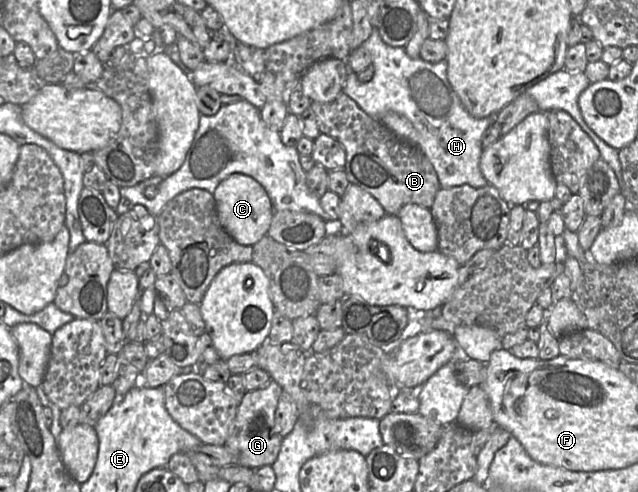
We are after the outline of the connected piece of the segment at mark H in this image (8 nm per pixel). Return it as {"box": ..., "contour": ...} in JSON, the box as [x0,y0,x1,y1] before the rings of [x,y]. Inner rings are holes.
{"box":[342,26,495,189],"contour":[[[373,26],[370,36],[361,46],[365,47],[371,53],[372,65],[374,67],[373,77],[368,82],[361,82],[357,78],[357,73],[349,71],[346,64],[346,80],[342,92],[352,98],[372,118],[379,119],[387,111],[394,111],[408,118],[417,131],[416,145],[431,162],[442,188],[447,189],[464,184],[468,184],[473,188],[486,186],[488,183],[479,167],[482,153],[481,138],[484,132],[495,121],[495,115],[475,118],[466,111],[447,79],[446,59],[438,63],[430,63],[421,58],[410,58],[404,47],[387,45],[380,37],[378,28]]]}

